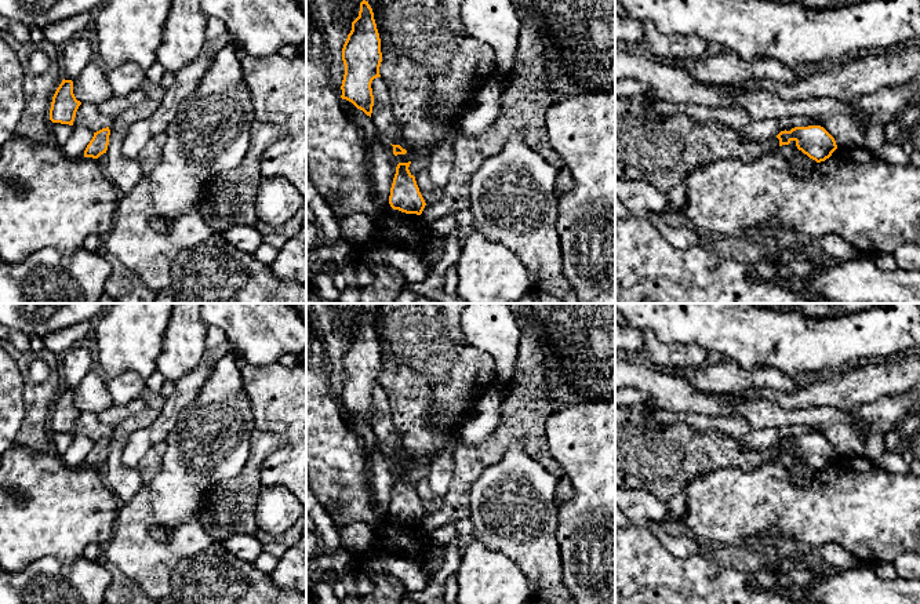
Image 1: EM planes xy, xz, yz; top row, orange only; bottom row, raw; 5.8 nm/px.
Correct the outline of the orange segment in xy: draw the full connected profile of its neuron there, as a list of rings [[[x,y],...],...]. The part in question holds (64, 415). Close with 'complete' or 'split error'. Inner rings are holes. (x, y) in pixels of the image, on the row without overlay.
[[[63,387],[52,405],[50,429],[52,432],[73,434],[80,414],[81,411],[73,403],[73,390]]]; complete

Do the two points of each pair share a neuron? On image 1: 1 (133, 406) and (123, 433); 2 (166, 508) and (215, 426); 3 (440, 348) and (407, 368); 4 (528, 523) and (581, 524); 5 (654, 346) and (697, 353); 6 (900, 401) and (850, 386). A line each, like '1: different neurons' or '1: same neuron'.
1: different neurons
2: same neuron
3: same neuron
4: different neurons
5: same neuron
6: different neurons

